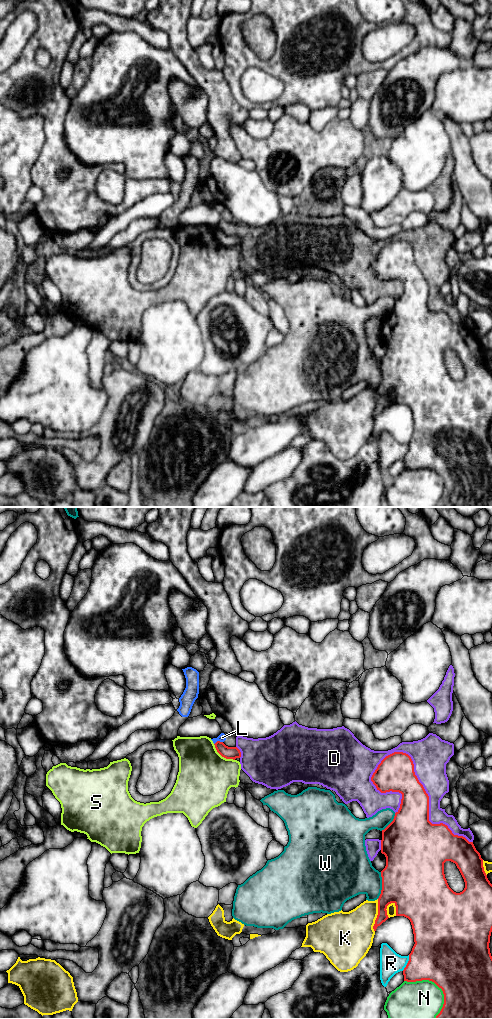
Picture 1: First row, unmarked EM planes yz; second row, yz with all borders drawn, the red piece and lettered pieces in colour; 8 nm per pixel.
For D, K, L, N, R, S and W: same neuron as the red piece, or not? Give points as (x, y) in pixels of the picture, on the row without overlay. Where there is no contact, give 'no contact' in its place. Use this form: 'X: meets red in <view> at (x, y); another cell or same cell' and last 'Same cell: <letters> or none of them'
D: meets red in yz at (428, 284); another cell
K: meets red in yz at (377, 403); another cell
L: meets red in yz at (218, 229); another cell
N: meets red in yz at (437, 473); another cell
R: meets red in yz at (407, 451); another cell
S: meets red in yz at (222, 244); another cell
W: meets red in yz at (382, 373); another cell
Same cell: none of them

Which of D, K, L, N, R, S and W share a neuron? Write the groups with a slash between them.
D L / K / N / R / S / W

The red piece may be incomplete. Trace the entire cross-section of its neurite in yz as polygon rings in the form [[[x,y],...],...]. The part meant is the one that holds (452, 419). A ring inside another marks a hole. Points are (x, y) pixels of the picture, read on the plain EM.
[[[394,240],[386,244],[371,265],[371,269],[381,281],[399,280],[402,282],[399,298],[395,301],[393,309],[382,318],[381,341],[386,345],[386,354],[381,359],[382,378],[378,386],[378,403],[373,414],[374,419],[377,415],[385,410],[389,405],[387,403],[387,394],[394,391],[396,394],[396,404],[404,404],[411,410],[414,422],[414,434],[409,442],[409,449],[403,458],[404,469],[416,470],[429,468],[434,470],[442,477],[444,482],[444,492],[436,507],[492,507],[492,444],[490,441],[489,431],[492,420],[492,372],[487,366],[483,355],[483,347],[480,341],[476,338],[473,330],[469,330],[465,325],[454,323],[447,313],[432,312],[429,309],[429,284],[426,281],[423,273],[419,270],[414,260],[414,252],[411,245],[403,240]],[[451,349],[456,352],[464,370],[465,376],[462,380],[454,380],[448,373],[444,362],[444,351]]]

